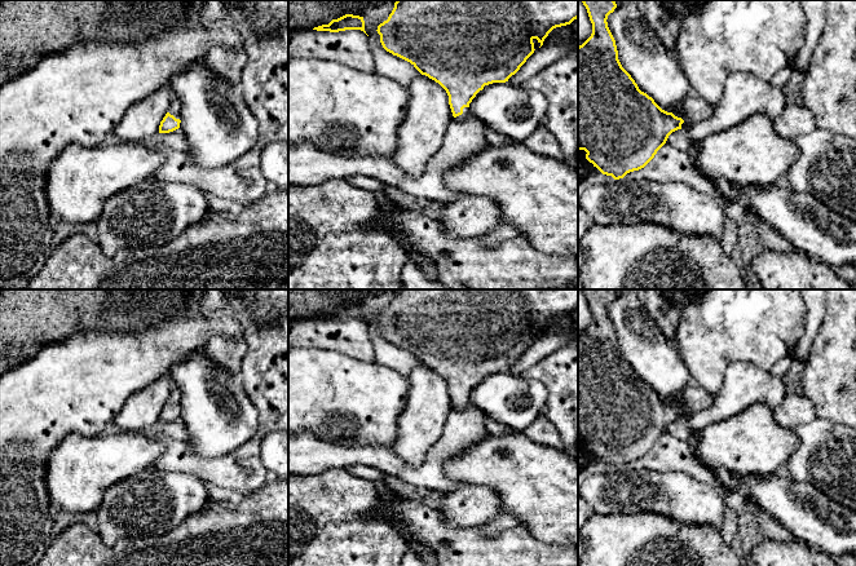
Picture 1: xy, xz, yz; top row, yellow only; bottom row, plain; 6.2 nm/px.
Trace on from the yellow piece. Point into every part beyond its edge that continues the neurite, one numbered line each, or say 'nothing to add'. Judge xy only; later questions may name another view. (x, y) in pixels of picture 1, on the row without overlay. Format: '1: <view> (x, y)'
1: xy (175, 394)

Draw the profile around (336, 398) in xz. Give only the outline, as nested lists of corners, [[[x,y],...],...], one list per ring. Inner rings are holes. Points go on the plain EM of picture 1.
[[[288,349],[288,434],[306,433],[339,445],[392,445],[409,390],[407,377],[376,362],[365,363],[328,349]]]

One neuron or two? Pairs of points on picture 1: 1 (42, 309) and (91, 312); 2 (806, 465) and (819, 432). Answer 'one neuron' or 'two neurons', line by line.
1: one neuron
2: one neuron

